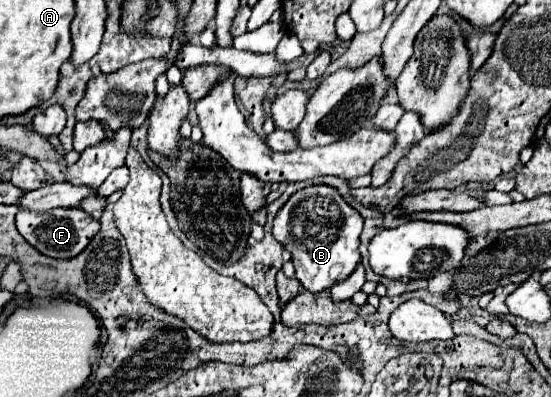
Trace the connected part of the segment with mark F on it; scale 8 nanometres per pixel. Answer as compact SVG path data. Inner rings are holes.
M62 207L52 209L50 213L32 213L28 209L20 209L20 213L16 215L16 227L20 235L32 247L36 247L36 251L54 259L70 259L80 255L84 247L88 247L88 243L100 231L100 223L92 219L88 213L80 209L62 209Z

